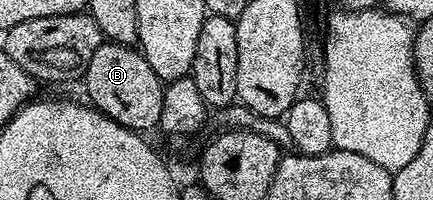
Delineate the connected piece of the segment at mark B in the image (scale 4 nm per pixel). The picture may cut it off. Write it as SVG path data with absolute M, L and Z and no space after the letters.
M101 42L98 50L94 50L94 58L90 58L90 66L86 66L83 84L88 91L87 99L91 107L97 108L123 128L143 133L144 128L155 129L159 125L165 81L160 80L154 70L150 70L150 62L146 62L144 53L135 47Z

